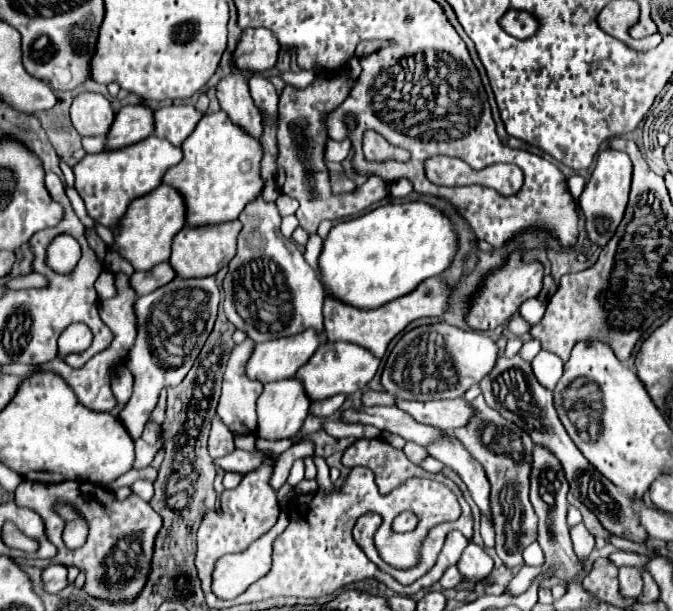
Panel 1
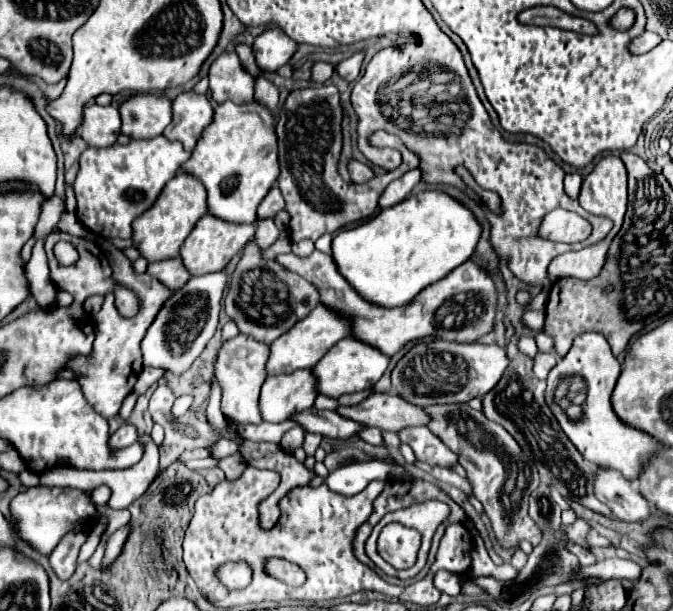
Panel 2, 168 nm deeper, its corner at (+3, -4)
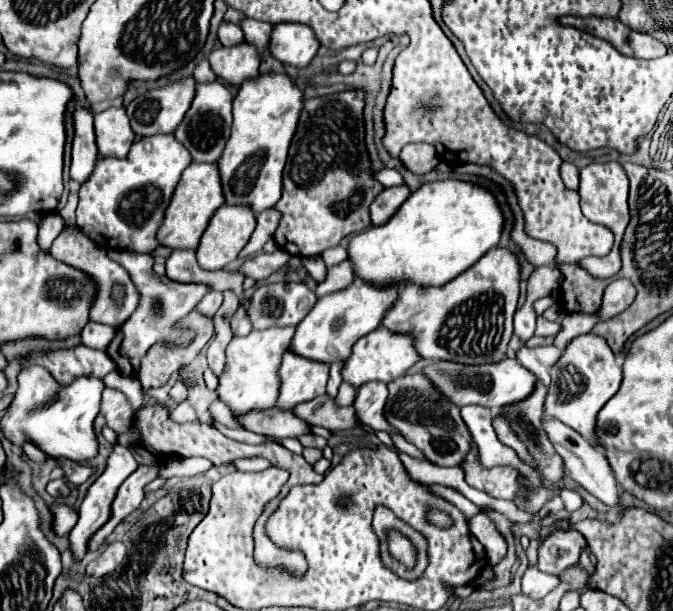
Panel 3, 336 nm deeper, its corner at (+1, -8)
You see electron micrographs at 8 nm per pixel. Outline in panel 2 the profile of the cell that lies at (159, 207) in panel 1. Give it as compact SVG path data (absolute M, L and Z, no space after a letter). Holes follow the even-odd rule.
M178 172L166 186L164 192L156 198L156 204L144 212L144 216L138 216L132 222L132 242L140 250L142 258L148 262L178 258L180 244L184 238L192 232L194 224L206 214L206 190L200 184L198 178L188 176L184 172Z

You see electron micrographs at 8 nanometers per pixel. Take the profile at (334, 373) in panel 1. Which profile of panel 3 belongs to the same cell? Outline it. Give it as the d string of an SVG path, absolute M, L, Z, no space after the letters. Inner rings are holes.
M378 328L370 332L370 336L364 336L354 344L352 356L346 360L342 368L342 376L346 382L350 382L354 388L358 388L364 382L380 380L380 382L392 382L400 376L404 376L416 362L420 360L420 354L414 348L414 334L396 334L388 328Z

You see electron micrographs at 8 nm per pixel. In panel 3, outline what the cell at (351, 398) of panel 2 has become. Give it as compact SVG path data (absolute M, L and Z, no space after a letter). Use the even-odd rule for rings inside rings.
M342 382L342 384L340 384L340 390L338 390L338 396L336 396L334 400L336 400L338 406L352 406L354 398L356 398L356 390L354 390L350 384Z

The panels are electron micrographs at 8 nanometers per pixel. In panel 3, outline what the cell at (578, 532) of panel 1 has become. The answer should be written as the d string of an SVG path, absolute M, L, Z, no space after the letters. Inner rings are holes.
M562 488L562 494L560 494L560 496L564 498L566 512L574 512L574 510L578 510L578 508L582 506L582 498L580 498L580 494L574 492L574 490L570 490L570 488Z

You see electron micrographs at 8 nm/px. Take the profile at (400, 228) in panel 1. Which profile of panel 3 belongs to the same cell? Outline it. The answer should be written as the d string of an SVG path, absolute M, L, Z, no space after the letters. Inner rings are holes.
M434 180L424 182L410 198L398 208L398 212L378 228L370 228L352 238L348 258L354 264L356 276L370 284L420 284L442 286L454 280L458 274L474 266L490 248L498 246L504 228L504 214L496 196L482 184L464 180Z

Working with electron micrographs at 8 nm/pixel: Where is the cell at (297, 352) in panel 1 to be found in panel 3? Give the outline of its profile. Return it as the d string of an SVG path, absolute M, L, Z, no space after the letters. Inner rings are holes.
M356 276L356 280L348 288L322 296L318 300L318 304L308 312L302 324L298 324L290 348L304 358L326 362L326 364L346 360L352 354L354 342L358 342L362 336L370 334L382 324L382 318L396 302L398 292L400 292L398 284L370 286L366 280Z

